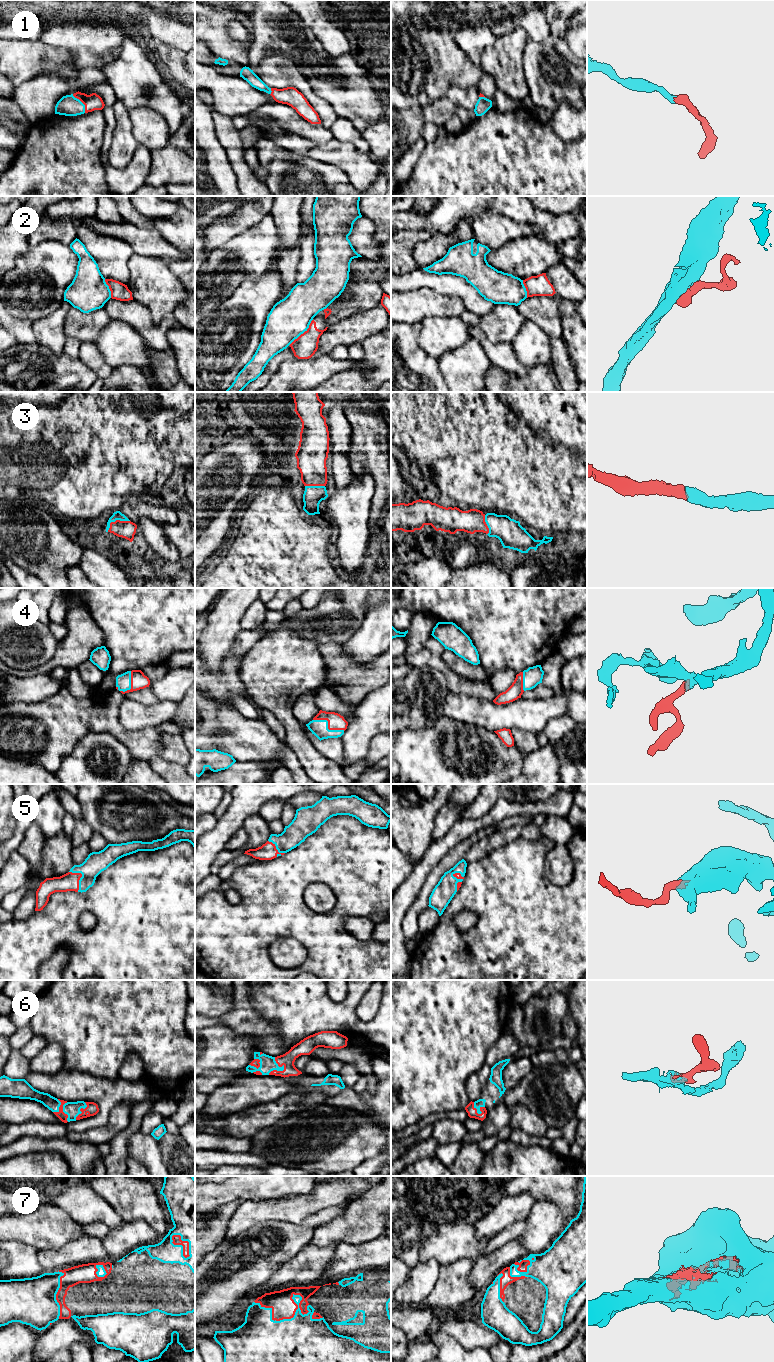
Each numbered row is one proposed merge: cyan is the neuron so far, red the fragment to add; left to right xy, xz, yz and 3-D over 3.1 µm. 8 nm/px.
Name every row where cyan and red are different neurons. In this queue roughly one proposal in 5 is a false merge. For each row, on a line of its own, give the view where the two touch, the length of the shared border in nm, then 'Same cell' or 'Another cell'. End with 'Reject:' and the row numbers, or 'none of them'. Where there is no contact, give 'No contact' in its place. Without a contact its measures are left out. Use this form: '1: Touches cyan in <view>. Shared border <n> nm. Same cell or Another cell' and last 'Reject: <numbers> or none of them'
1: Touches cyan in xy. Shared border 190 nm. Same cell
2: Touches cyan in xz. Shared border 300 nm. Same cell
3: Touches cyan in xy. Shared border 200 nm. Same cell
4: Touches cyan in xz. Shared border 280 nm. Same cell
5: Touches cyan in xy. Shared border 180 nm. Same cell
6: Touches cyan in xy. Shared border 200 nm. Same cell
7: Touches cyan in xz. Shared border 460 nm. Same cell
Reject: none of them

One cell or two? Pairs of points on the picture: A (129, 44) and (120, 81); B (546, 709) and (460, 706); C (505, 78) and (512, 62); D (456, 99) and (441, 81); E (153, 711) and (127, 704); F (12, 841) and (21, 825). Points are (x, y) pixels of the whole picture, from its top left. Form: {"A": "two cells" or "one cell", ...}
{"A": "one cell", "B": "one cell", "C": "one cell", "D": "two cells", "E": "one cell", "F": "one cell"}

